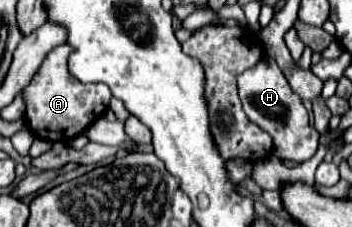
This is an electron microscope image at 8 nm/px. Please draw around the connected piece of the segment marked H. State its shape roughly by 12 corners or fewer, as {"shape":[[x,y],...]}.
{"shape":[[264,54],[238,76],[248,120],[280,160],[318,150],[302,100]]}

